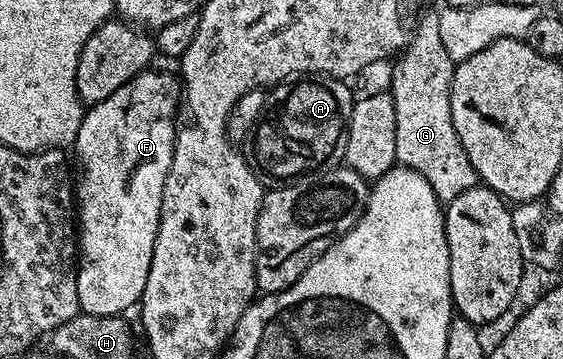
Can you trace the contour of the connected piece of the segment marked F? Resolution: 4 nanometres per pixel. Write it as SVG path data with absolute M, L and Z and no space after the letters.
M148 70L139 73L125 86L113 90L109 98L101 102L90 105L84 111L81 130L77 130L77 138L73 145L75 156L79 159L77 164L77 298L80 309L89 316L118 316L126 313L126 308L131 308L140 303L145 290L145 282L149 282L149 266L153 262L153 246L157 242L157 230L159 229L159 219L161 218L161 198L165 190L165 178L171 169L171 159L175 149L175 134L177 123L175 124L175 107L181 104L181 84L167 72L154 72Z

